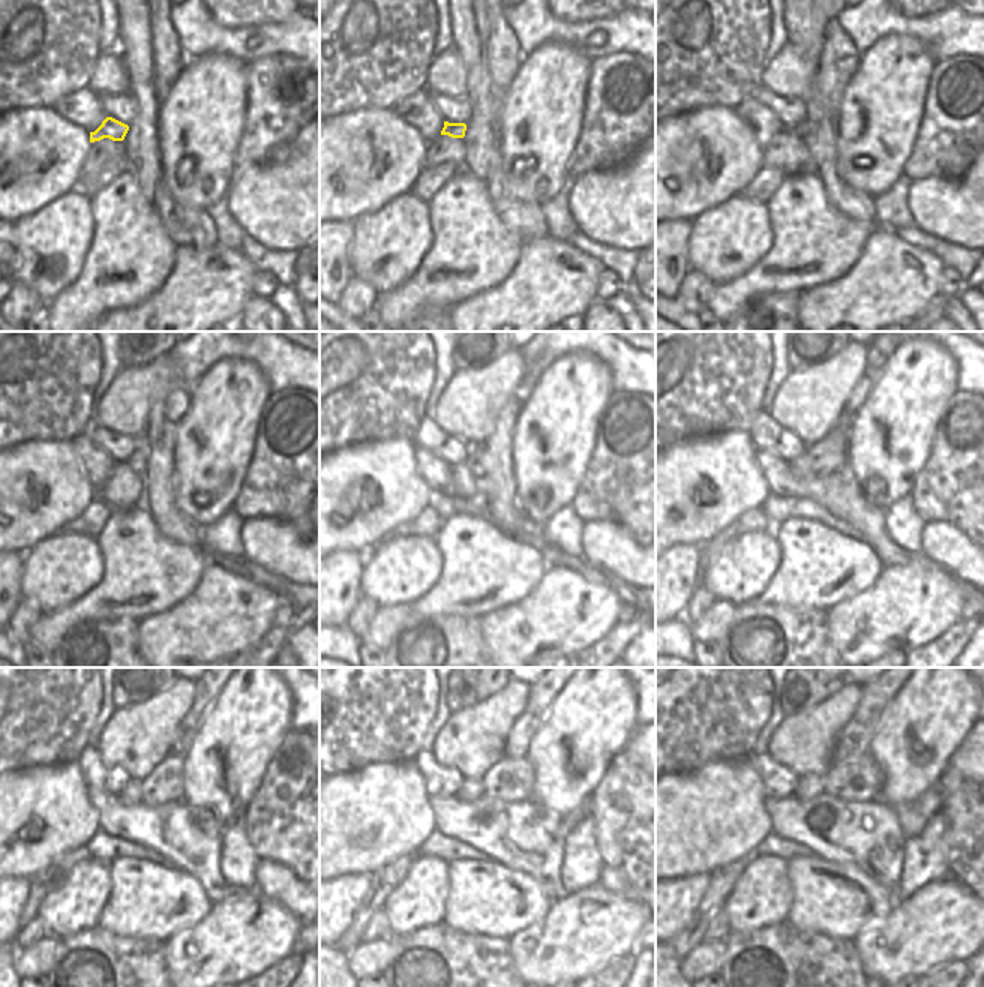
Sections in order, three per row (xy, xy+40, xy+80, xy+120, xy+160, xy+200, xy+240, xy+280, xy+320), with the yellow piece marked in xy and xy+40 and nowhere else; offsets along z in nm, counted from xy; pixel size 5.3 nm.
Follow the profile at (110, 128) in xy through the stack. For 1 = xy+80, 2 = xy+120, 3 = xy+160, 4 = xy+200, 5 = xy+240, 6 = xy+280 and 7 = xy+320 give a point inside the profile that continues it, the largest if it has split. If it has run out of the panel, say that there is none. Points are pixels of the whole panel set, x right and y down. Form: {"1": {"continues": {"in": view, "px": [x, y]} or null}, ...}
{"1": {"continues": {"in": "xy+80", "px": [801, 129]}}, "2": {"continues": {"in": "xy+120", "px": [138, 461]}}, "3": {"continues": {"in": "xy+160", "px": [479, 461]}}, "4": {"continues": {"in": "xy+200", "px": [827, 456]}}, "5": {"continues": {"in": "xy+240", "px": [165, 783]}}, "6": {"continues": {"in": "xy+280", "px": [510, 779]}}, "7": {"continues": {"in": "xy+320", "px": [861, 779]}}}

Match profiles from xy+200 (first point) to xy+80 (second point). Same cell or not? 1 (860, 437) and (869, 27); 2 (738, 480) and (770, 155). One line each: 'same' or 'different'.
1: different
2: different

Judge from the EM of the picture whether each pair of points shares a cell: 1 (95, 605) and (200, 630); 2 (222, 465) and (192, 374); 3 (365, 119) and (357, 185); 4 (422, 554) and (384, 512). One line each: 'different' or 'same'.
1: different
2: different
3: same
4: different

